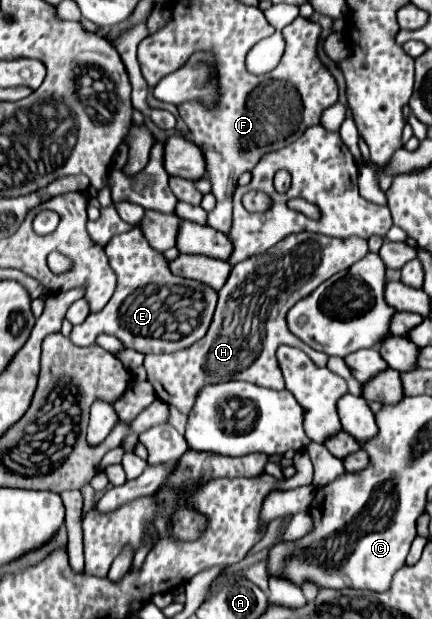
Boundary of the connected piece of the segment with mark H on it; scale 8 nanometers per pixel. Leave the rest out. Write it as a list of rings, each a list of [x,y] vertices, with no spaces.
[[[296,233],[276,243],[276,247],[268,249],[264,255],[236,263],[224,289],[218,291],[218,305],[208,333],[184,351],[144,357],[144,369],[148,373],[148,381],[154,385],[156,397],[188,415],[196,403],[198,391],[206,385],[240,379],[280,391],[282,371],[276,361],[278,345],[298,347],[318,367],[326,367],[328,355],[314,351],[288,331],[286,311],[296,301],[310,295],[328,277],[348,269],[366,253],[368,243],[360,237],[336,239],[318,233]]]

